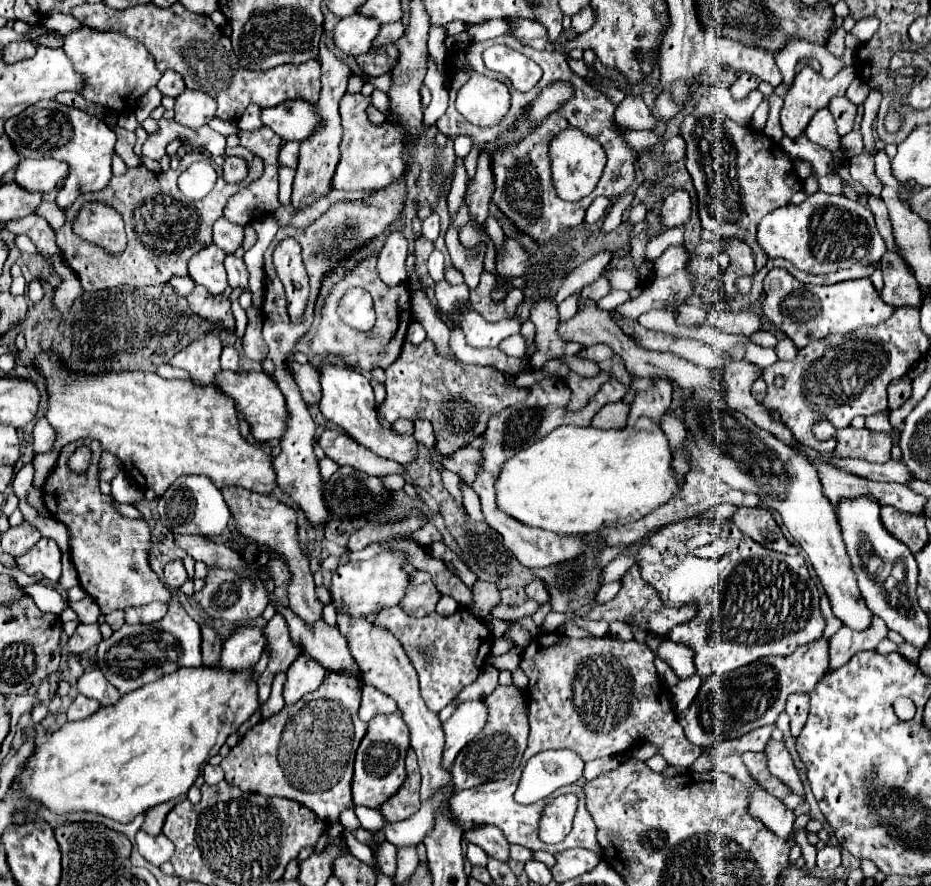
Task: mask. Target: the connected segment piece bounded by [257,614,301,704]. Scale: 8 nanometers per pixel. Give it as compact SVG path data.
M275 614L267 622L263 634L265 634L265 640L267 640L265 650L269 652L269 664L257 680L259 704L263 704L269 698L269 690L271 690L271 682L273 682L275 674L285 672L293 664L293 660L301 654L301 650L289 638L289 628L287 628L283 616Z

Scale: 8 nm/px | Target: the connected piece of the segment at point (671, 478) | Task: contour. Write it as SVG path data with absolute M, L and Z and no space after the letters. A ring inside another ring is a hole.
M639 418L635 428L623 430L599 430L593 426L559 426L545 438L537 440L533 446L517 452L509 458L495 482L497 506L503 514L529 524L533 528L543 528L559 534L591 534L611 524L629 524L647 516L651 510L669 502L679 494L675 482L675 472L671 468L671 448L667 436L649 418Z

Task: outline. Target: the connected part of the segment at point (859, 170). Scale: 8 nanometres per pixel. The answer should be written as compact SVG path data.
M861 152L859 156L855 156L853 160L849 160L849 172L851 178L855 182L861 182L869 192L873 194L881 194L883 184L877 180L875 176L875 168L873 168L873 158L867 152Z

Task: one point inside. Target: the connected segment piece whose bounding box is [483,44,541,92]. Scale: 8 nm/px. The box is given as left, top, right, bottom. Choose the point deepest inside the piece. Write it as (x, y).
(524, 74)

